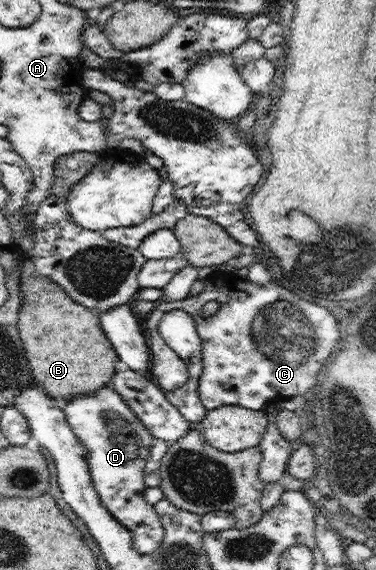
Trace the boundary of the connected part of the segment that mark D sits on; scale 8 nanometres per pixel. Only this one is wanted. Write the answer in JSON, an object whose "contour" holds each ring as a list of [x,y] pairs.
{"contour":[[[103,387],[94,395],[75,395],[72,399],[60,401],[67,422],[76,434],[81,444],[89,453],[88,470],[96,493],[100,497],[100,503],[106,511],[116,518],[128,532],[132,533],[132,547],[140,554],[150,554],[164,544],[165,526],[152,505],[144,501],[144,492],[147,486],[144,482],[144,471],[147,459],[150,457],[153,437],[144,427],[144,424],[136,417],[136,414],[124,403],[120,394],[114,389]]]}

